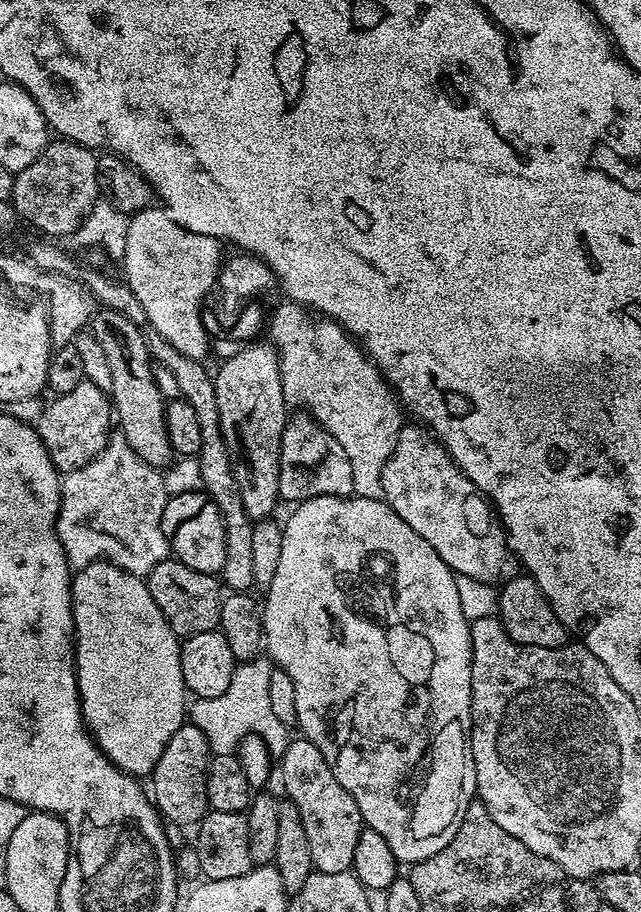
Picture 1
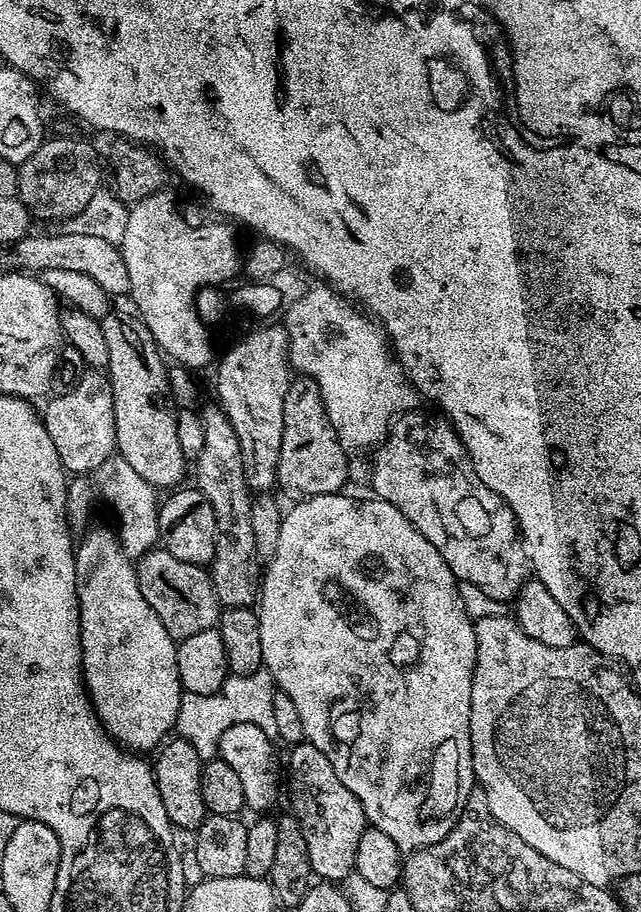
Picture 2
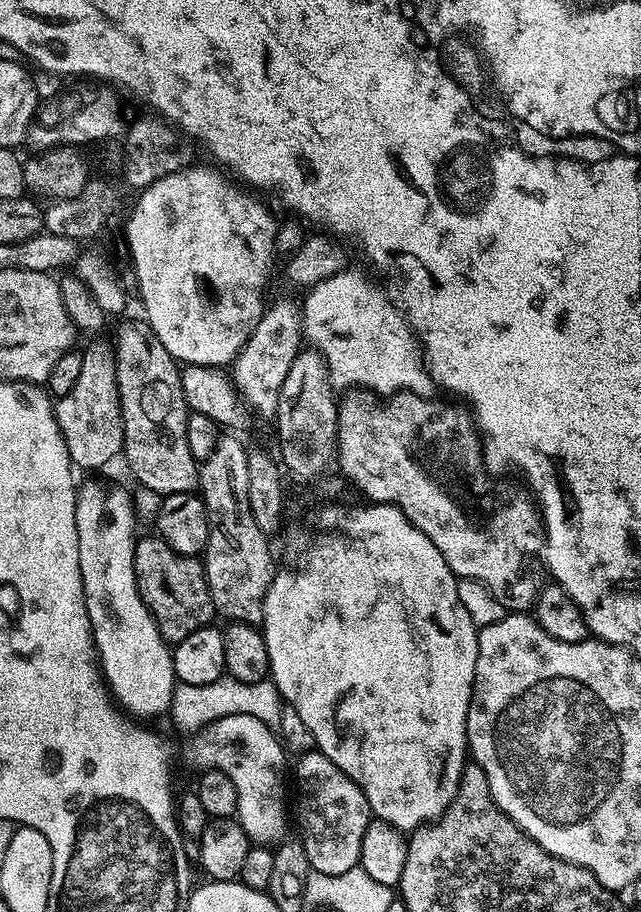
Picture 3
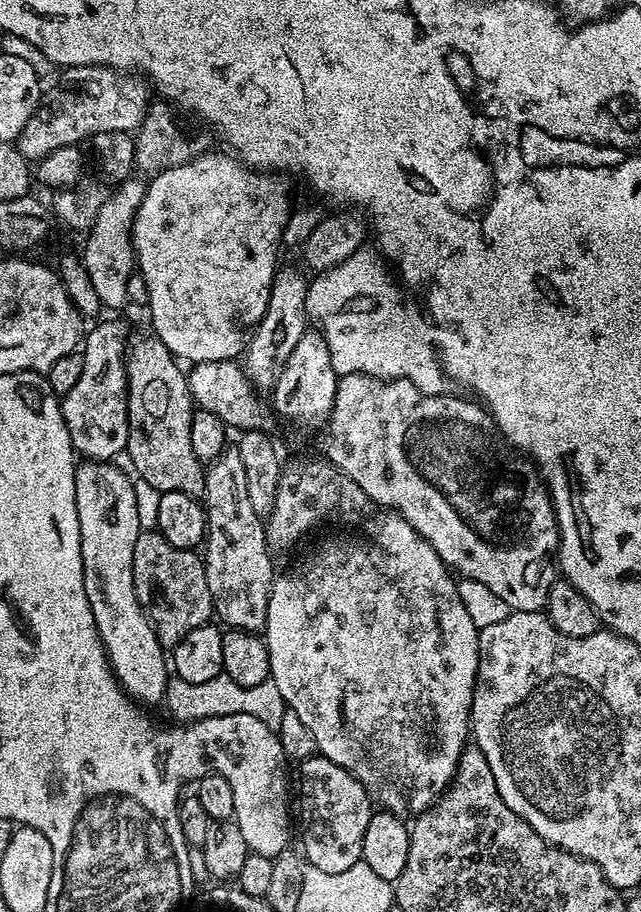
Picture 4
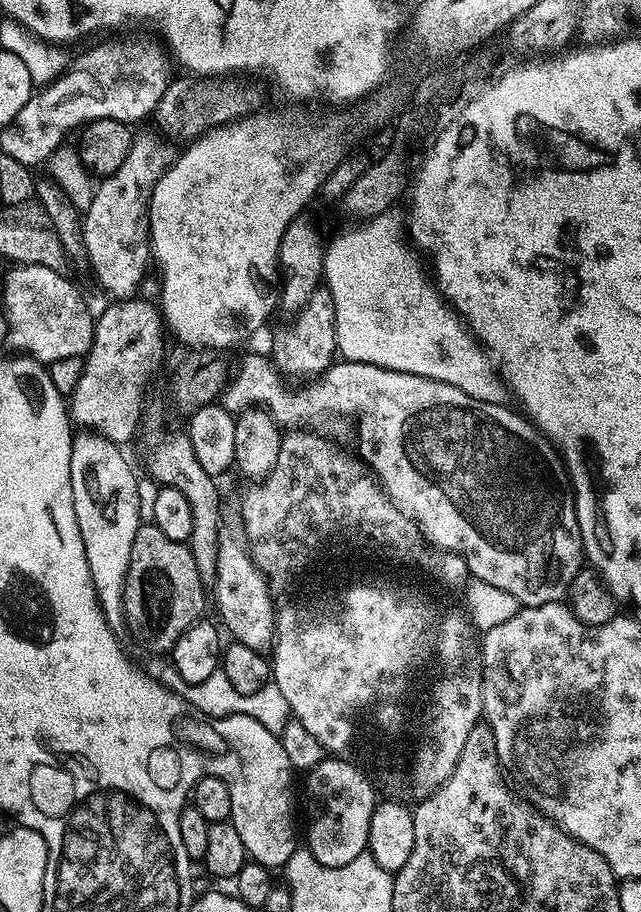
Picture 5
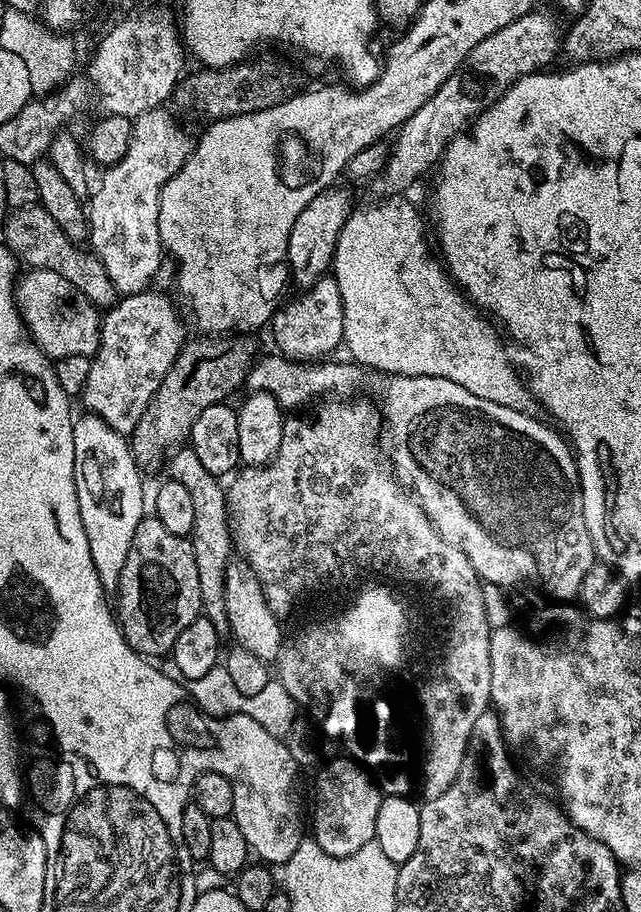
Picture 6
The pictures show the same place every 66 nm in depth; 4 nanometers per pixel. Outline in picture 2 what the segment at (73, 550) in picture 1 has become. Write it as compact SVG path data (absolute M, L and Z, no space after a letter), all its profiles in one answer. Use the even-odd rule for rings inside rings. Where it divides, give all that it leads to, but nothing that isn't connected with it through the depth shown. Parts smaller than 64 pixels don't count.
M114 454L109 460L102 462L102 466L98 466L98 470L91 475L80 474L68 480L68 522L73 529L83 529L96 499L105 500L120 523L118 535L124 552L127 556L139 558L157 547L160 539L160 510L156 496L157 489L146 482L142 474L136 473L123 456Z

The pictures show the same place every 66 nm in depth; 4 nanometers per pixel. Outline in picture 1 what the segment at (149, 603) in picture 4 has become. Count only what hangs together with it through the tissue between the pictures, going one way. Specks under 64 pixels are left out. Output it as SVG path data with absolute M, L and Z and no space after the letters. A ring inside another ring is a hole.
M169 558L150 569L146 583L150 590L150 598L158 602L158 610L162 610L170 630L174 630L177 638L206 634L219 629L222 584L216 576L190 570L190 566L186 566L180 560Z

